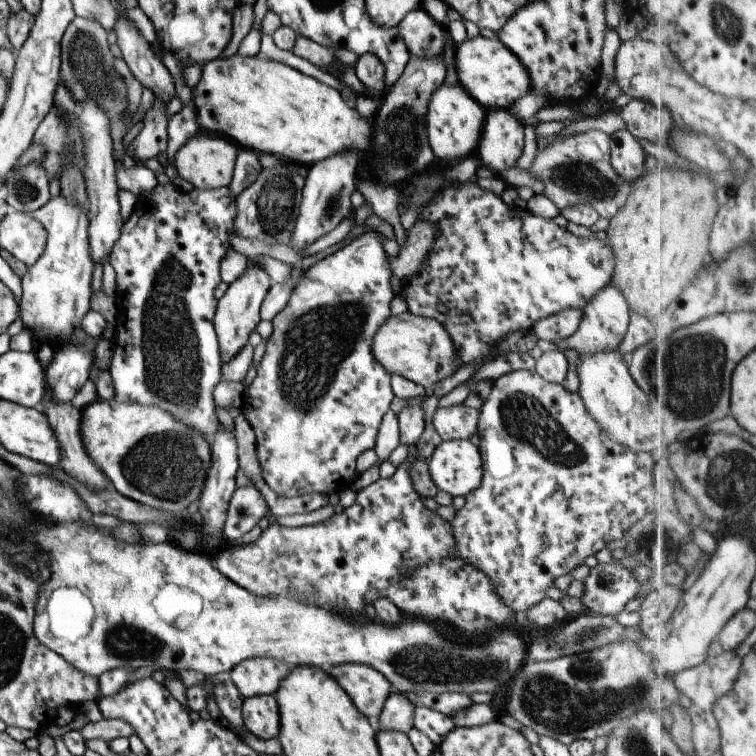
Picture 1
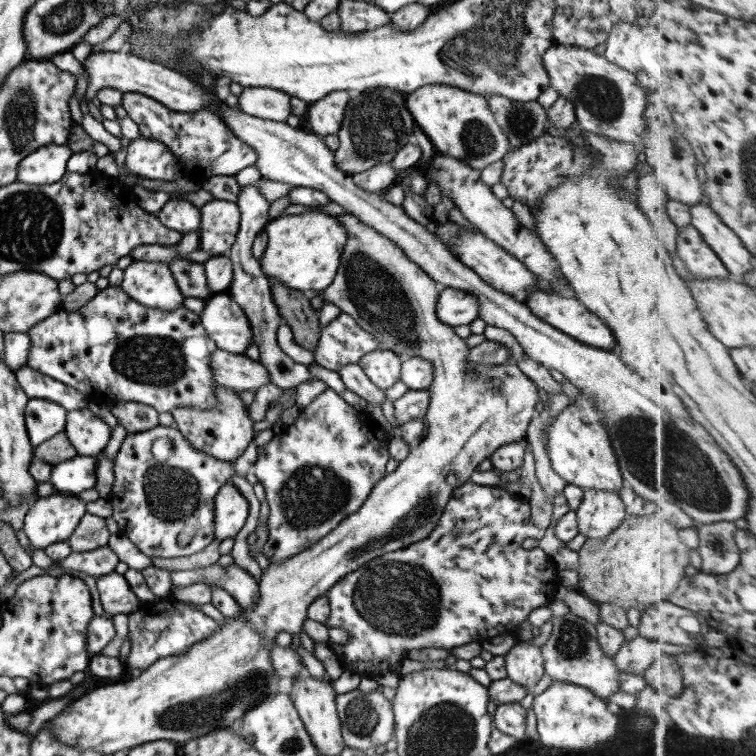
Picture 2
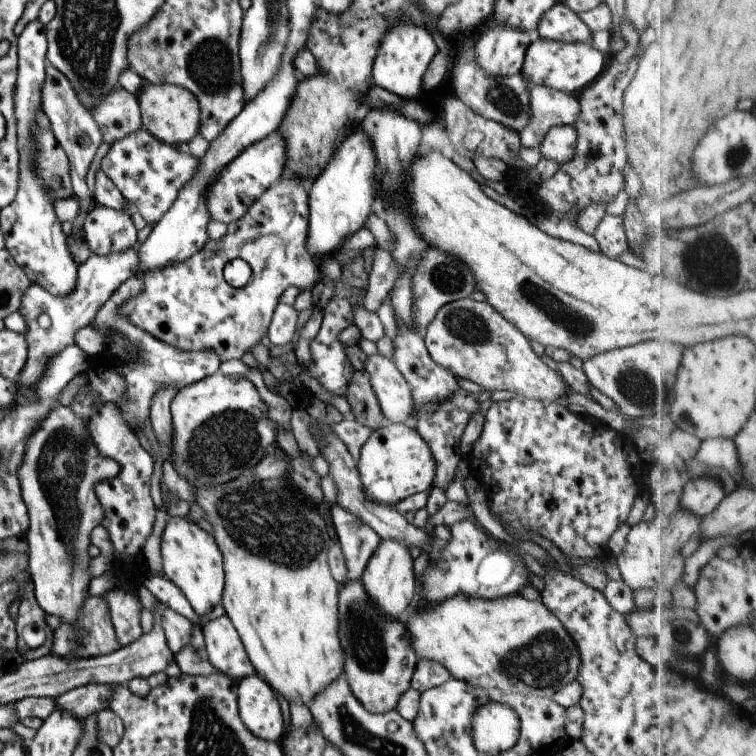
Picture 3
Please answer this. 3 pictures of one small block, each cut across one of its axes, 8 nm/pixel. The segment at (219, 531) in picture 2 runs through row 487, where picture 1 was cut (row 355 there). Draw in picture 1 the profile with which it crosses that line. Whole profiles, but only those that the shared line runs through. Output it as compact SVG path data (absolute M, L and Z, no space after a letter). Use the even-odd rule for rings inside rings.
M247 265L246 270L231 282L221 298L216 300L212 326L219 346L221 363L229 361L248 342L249 333L260 322L258 311L270 288L270 279L259 265Z

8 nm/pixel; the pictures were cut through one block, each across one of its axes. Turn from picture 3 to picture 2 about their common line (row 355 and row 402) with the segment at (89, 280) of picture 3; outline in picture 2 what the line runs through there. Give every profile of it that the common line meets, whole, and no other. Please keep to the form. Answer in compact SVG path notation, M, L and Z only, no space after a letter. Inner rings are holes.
M28 399L24 406L24 425L31 446L61 432L67 411L55 402L43 399Z

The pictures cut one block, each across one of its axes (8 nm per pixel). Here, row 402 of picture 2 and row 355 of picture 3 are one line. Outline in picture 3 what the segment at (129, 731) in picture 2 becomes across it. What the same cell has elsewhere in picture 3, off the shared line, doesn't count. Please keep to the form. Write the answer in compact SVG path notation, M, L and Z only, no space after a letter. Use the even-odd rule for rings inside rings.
M465 297L444 304L422 331L422 339L437 366L451 371L457 379L475 382L483 391L507 390L547 403L564 398L564 379L547 368L528 346L527 339L485 301Z

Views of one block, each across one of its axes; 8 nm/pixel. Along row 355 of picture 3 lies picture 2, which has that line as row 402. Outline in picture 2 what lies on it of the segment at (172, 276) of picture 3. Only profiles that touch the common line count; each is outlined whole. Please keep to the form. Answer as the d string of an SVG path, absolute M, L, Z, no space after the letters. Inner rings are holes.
M215 385L215 408L199 409L199 407L181 406L169 411L175 421L176 429L189 441L191 447L211 455L221 462L233 462L249 446L253 438L253 420L247 415L247 407L241 403L239 392Z

